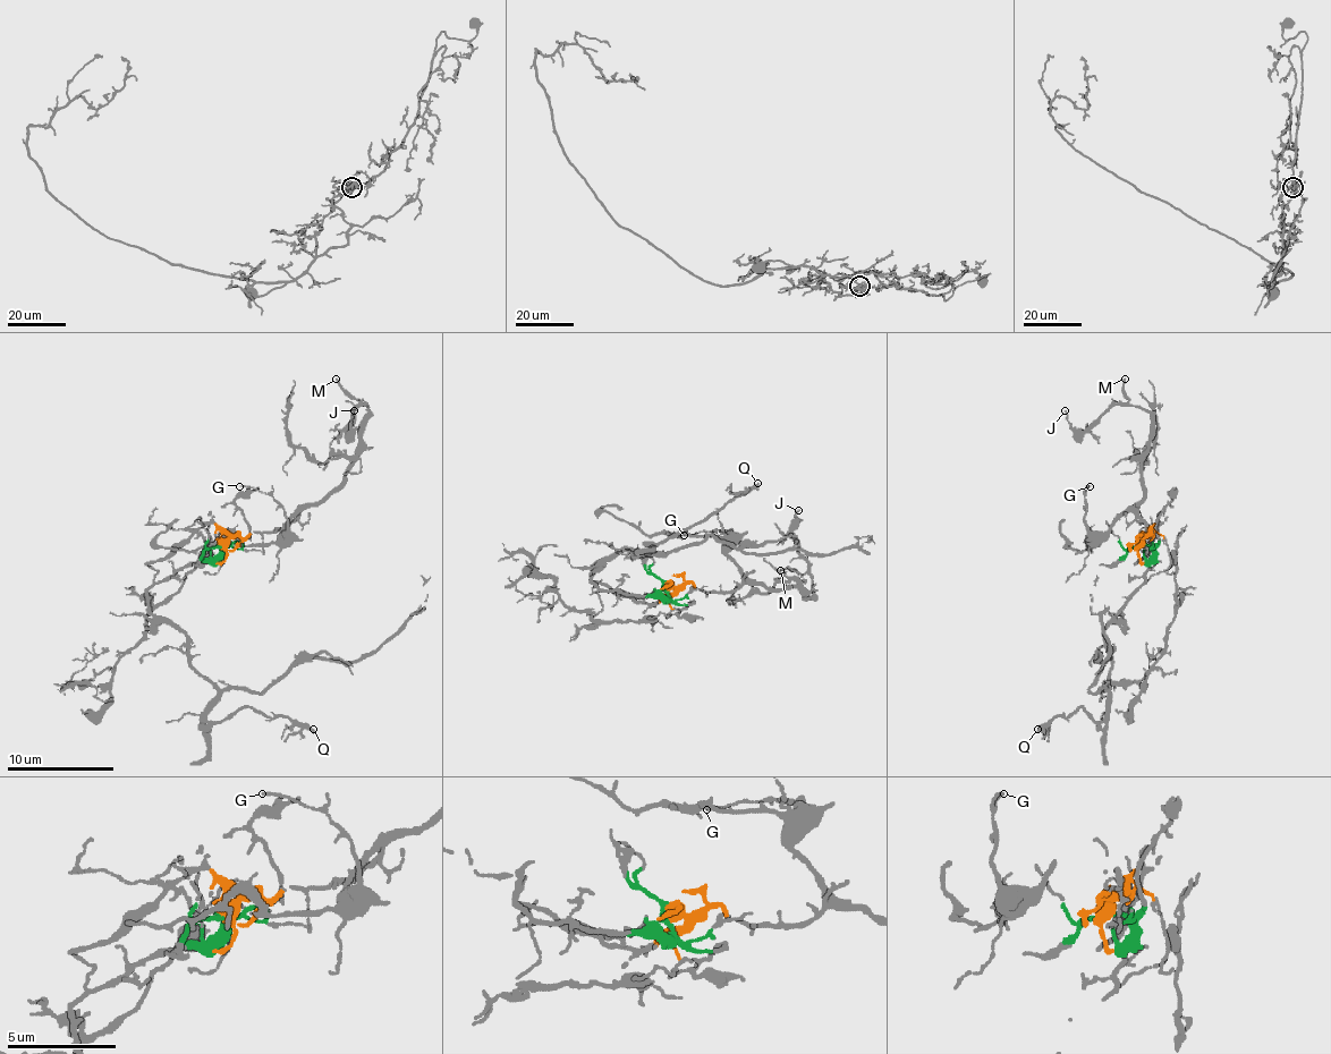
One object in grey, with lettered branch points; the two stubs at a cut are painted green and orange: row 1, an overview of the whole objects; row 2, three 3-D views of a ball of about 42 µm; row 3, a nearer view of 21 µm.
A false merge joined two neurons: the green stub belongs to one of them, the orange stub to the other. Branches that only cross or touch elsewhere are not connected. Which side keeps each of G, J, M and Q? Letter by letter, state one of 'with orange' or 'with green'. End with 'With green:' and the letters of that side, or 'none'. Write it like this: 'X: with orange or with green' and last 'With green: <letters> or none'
G: with orange
J: with orange
M: with orange
Q: with green
With green: Q

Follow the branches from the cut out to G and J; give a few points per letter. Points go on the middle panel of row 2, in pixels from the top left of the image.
G: (664, 587), (694, 584), (700, 589), (729, 592), (743, 581), (743, 570), (727, 550), (729, 530), (684, 536)
J: (664, 587), (694, 584), (721, 592), (764, 584), (796, 587), (810, 597), (810, 562), (794, 530), (798, 509)

